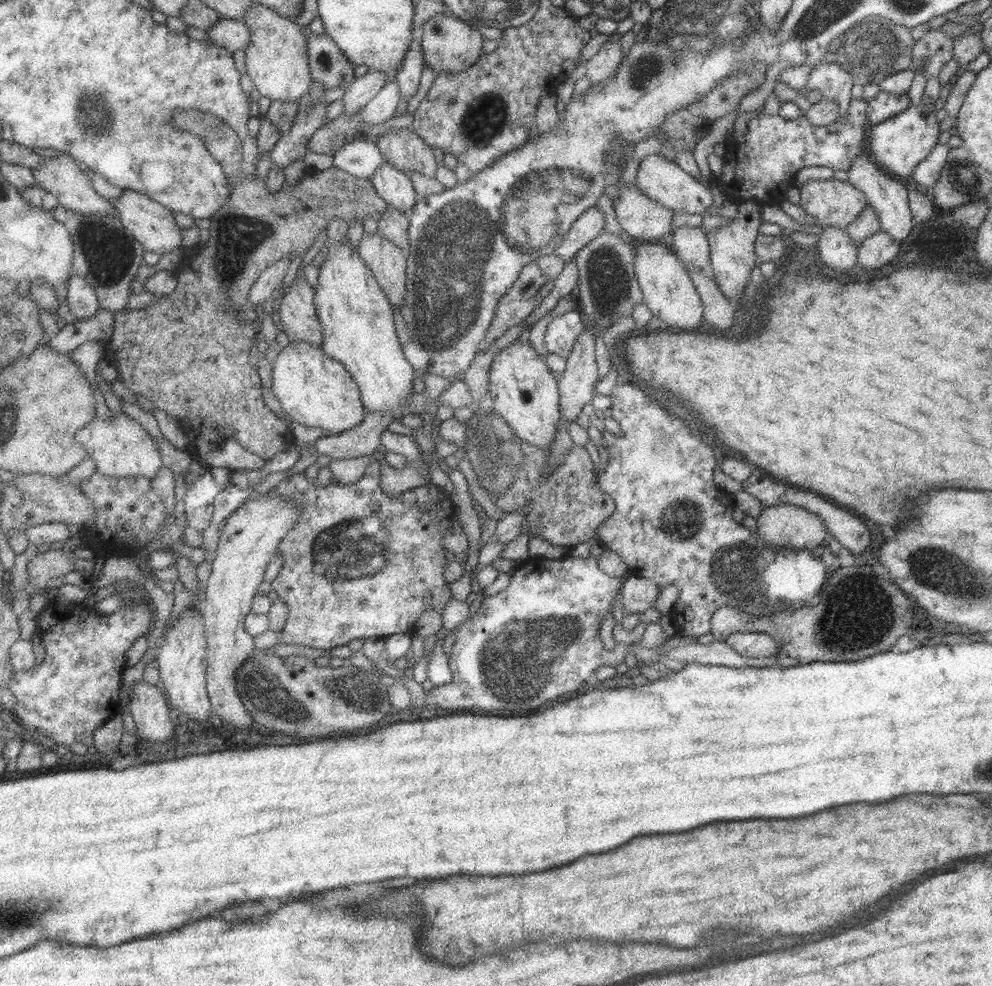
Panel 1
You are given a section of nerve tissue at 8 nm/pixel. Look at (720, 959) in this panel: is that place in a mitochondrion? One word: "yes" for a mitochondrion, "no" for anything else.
no

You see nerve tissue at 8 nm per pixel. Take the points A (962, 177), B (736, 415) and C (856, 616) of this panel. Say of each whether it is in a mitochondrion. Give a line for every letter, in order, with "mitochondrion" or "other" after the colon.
A: mitochondrion
B: other
C: mitochondrion

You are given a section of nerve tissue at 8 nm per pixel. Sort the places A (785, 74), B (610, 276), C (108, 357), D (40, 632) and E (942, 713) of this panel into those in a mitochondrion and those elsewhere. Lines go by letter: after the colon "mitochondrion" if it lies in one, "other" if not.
A: other
B: mitochondrion
C: other
D: other
E: other

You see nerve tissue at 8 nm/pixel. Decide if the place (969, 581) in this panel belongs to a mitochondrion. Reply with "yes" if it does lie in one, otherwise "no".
yes

